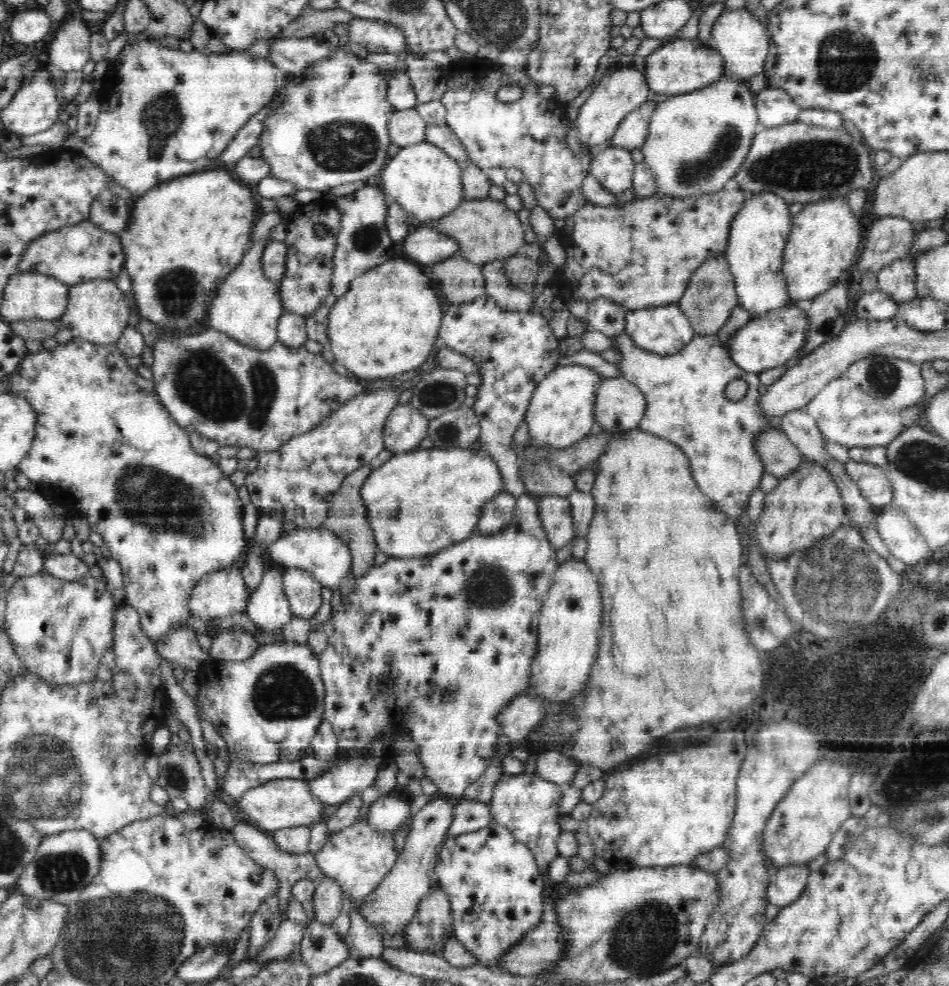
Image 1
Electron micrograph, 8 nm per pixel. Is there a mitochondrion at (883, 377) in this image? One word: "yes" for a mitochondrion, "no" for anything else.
yes

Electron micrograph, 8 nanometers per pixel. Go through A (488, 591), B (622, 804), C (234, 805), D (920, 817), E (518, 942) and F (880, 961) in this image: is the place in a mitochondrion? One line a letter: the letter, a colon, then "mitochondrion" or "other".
A: mitochondrion
B: mitochondrion
C: other
D: mitochondrion
E: other
F: other

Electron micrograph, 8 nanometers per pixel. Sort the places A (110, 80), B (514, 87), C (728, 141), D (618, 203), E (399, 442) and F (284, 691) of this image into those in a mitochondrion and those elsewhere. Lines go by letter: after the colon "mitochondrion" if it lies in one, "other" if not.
A: other
B: mitochondrion
C: mitochondrion
D: other
E: other
F: mitochondrion

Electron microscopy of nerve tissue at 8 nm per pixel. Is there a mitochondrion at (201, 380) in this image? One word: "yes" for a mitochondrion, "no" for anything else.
yes

